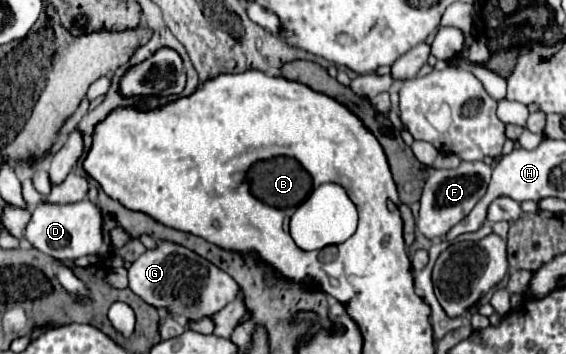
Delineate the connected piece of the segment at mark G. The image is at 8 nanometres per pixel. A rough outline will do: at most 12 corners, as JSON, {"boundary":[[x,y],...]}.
{"boundary":[[168,240],[128,286],[184,326],[240,296],[224,270]]}

